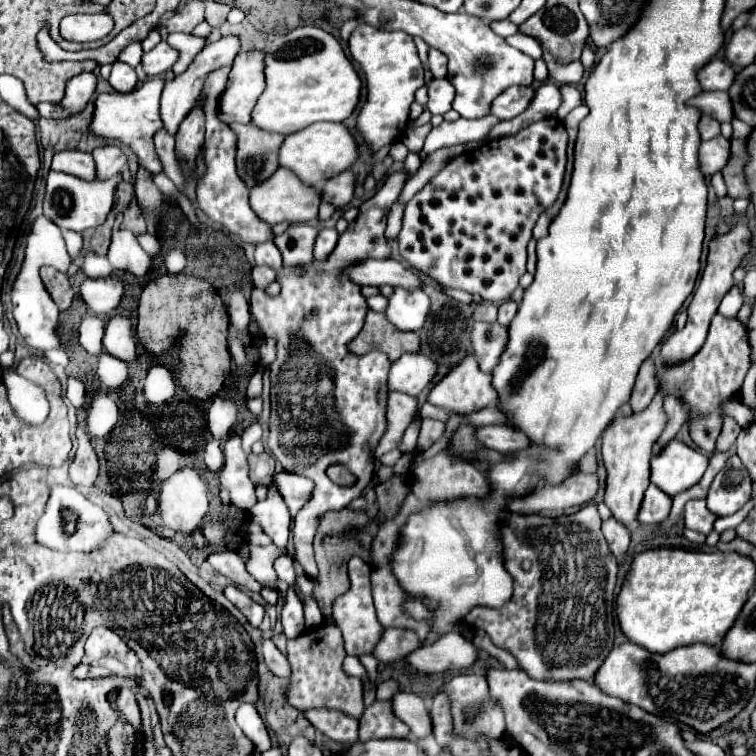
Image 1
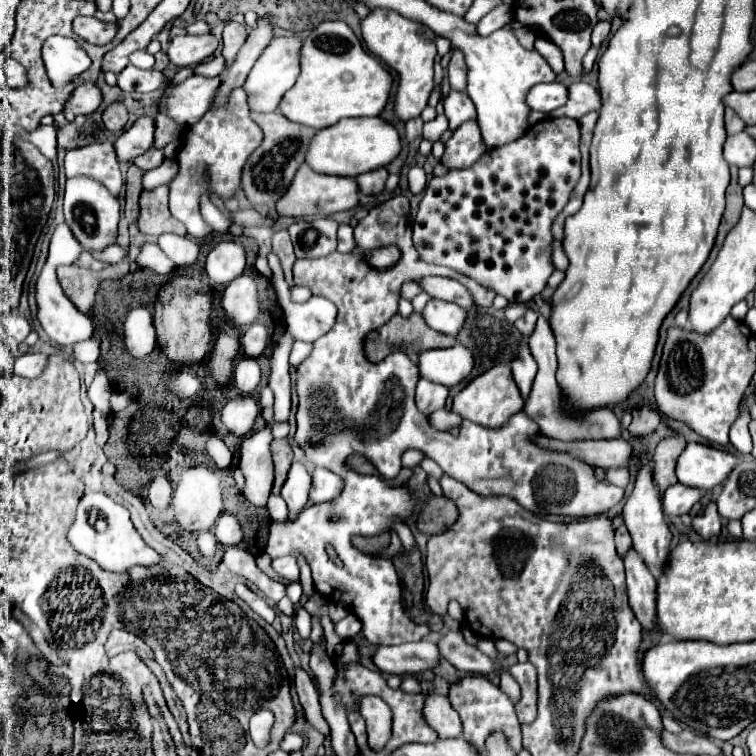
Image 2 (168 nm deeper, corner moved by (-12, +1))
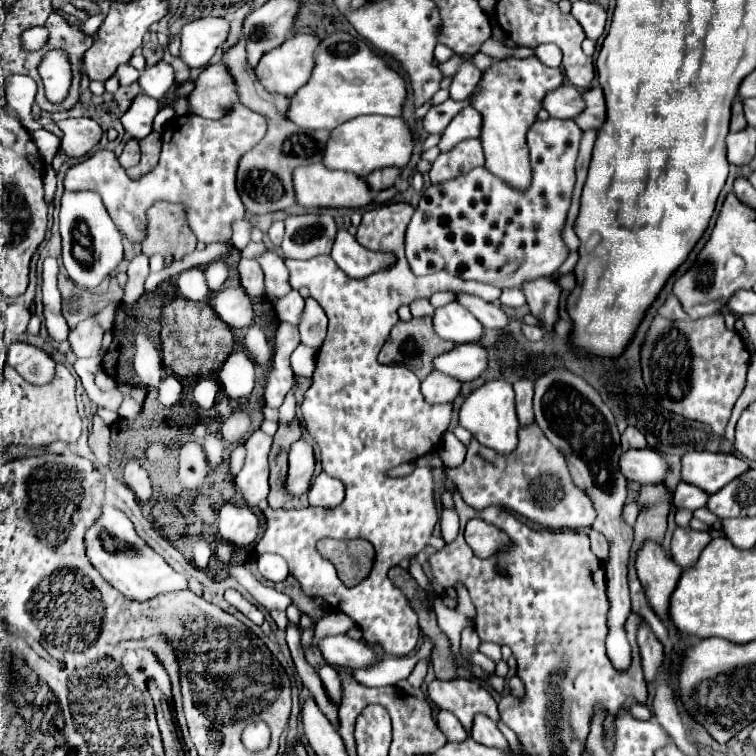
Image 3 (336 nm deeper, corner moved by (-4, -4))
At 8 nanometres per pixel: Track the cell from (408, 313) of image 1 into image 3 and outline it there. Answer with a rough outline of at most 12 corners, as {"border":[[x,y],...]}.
{"border":[[458,302],[436,308],[440,338],[478,342],[484,326]]}

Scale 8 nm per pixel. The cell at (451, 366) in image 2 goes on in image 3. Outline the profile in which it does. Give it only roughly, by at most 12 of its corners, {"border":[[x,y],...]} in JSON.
{"border":[[458,344],[434,368],[468,382],[488,366],[486,348]]}

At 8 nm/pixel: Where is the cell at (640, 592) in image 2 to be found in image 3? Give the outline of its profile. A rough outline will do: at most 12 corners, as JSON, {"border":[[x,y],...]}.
{"border":[[642,622],[638,644],[646,682],[662,666],[662,644]]}

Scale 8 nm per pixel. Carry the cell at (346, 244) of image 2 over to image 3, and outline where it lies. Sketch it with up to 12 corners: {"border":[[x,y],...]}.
{"border":[[338,230],[332,260],[350,278],[364,278],[396,262],[370,252]]}

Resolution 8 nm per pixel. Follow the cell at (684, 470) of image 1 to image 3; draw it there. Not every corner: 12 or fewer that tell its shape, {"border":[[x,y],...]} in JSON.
{"border":[[686,452],[682,480],[716,494],[748,468],[734,454]]}

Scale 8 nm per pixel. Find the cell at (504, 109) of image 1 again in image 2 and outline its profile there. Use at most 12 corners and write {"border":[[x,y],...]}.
{"border":[[538,83],[526,95],[532,111],[564,105],[566,85]]}

